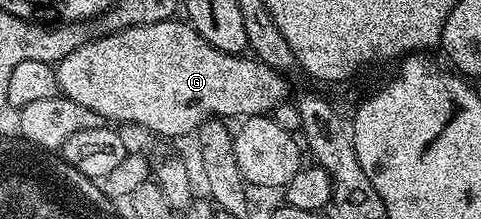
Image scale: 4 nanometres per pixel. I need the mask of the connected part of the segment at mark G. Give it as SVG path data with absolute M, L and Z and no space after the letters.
M172 18L161 22L153 22L152 24L134 24L131 28L122 28L120 32L96 35L87 43L82 44L77 50L73 50L73 54L69 54L64 60L59 61L55 68L55 83L58 91L73 102L81 102L81 106L89 106L89 110L93 110L98 116L103 117L104 121L115 122L111 120L117 120L116 122L120 125L136 123L137 126L147 127L149 131L159 138L172 138L181 134L188 134L189 131L198 129L200 124L203 124L204 121L211 117L228 118L227 116L239 116L238 118L246 118L249 116L266 116L273 113L279 104L288 99L288 77L284 73L263 64L250 55L222 52L213 46L209 46L209 42L205 42L205 38L201 38L201 34L197 34L197 30L192 28L190 23L180 20L179 18Z

